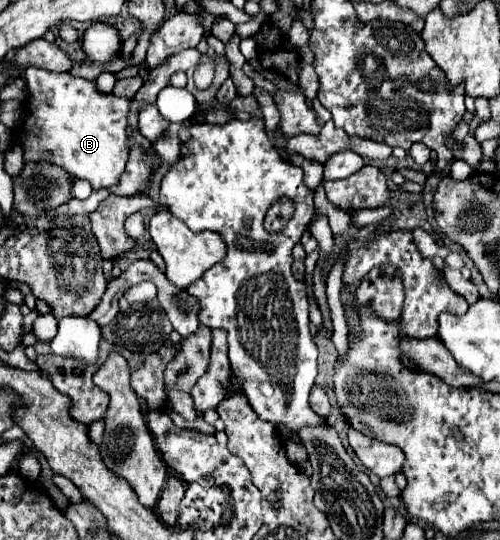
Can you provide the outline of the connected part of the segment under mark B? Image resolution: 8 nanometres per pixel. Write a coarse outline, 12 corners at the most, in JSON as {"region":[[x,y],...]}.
{"region":[[29,65],[23,161],[119,183],[129,101]]}

